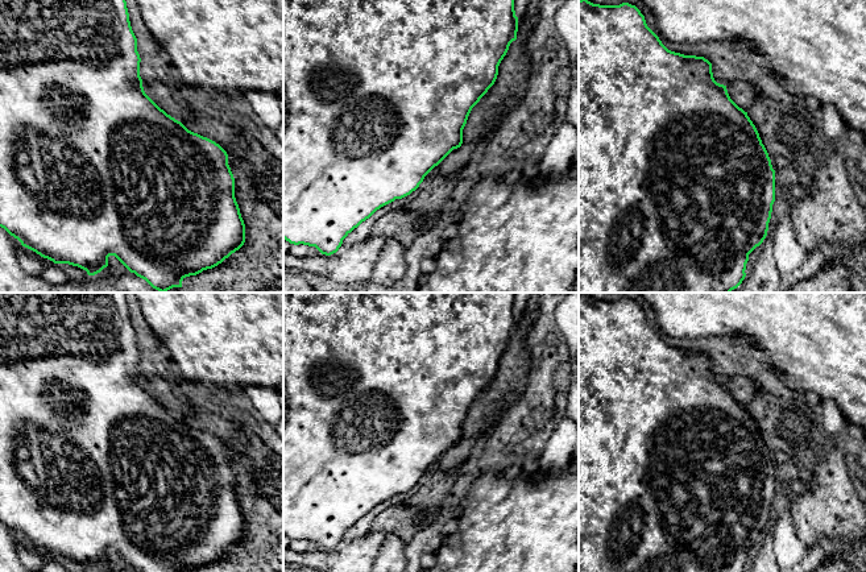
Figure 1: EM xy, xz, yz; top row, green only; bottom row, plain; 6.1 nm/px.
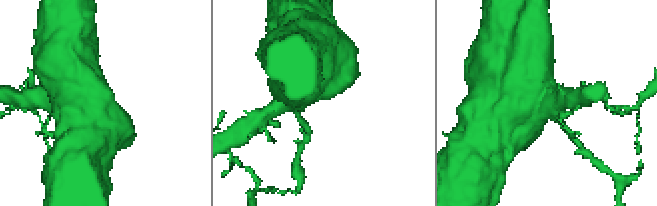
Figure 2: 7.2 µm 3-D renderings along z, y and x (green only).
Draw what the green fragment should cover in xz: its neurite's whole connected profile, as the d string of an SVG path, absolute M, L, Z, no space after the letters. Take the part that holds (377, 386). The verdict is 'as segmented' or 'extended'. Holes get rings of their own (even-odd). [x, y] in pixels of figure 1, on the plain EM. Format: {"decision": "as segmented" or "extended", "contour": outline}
{"decision": "as segmented", "contour": "M283 293L283 534L294 540L315 542L322 550L339 546L343 535L377 505L415 486L424 472L453 444L463 439L463 424L472 403L494 380L498 361L509 341L517 335L518 312L514 306L515 293Z"}

